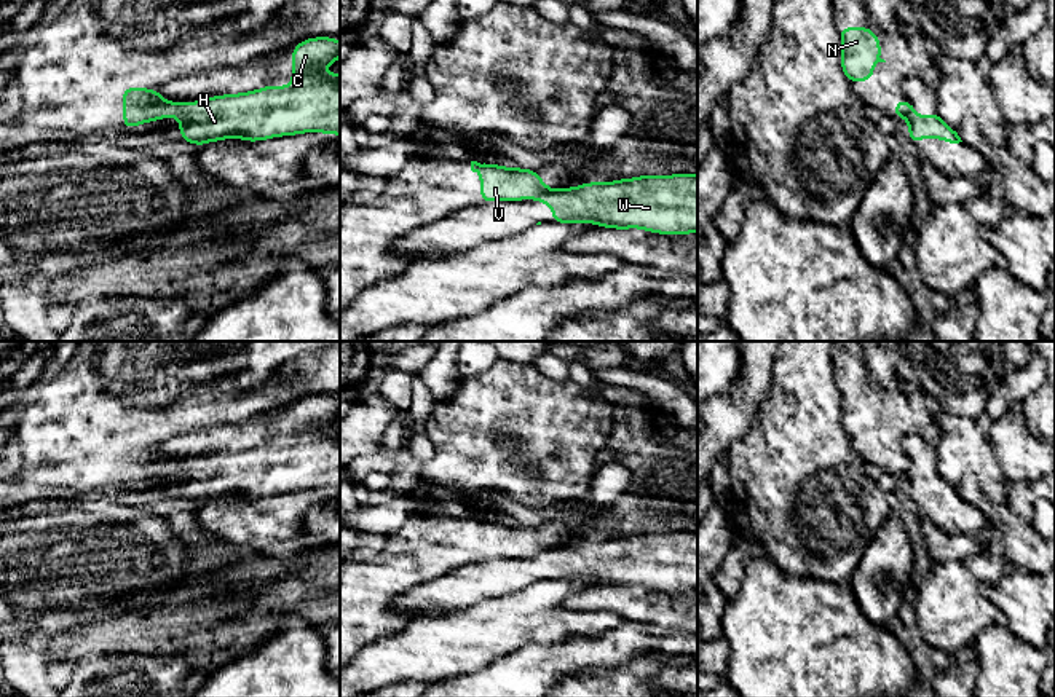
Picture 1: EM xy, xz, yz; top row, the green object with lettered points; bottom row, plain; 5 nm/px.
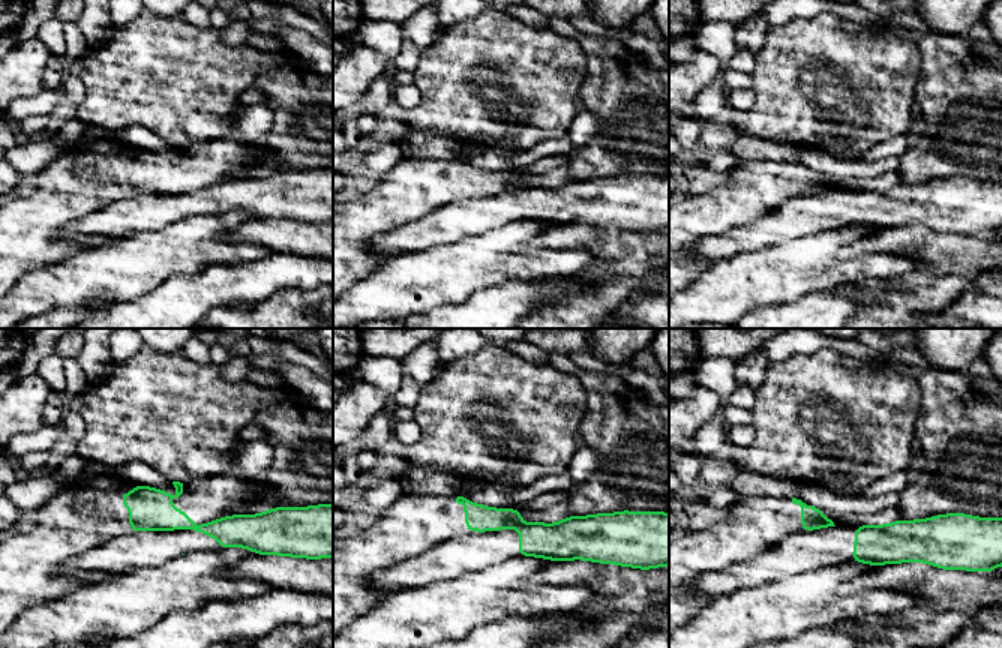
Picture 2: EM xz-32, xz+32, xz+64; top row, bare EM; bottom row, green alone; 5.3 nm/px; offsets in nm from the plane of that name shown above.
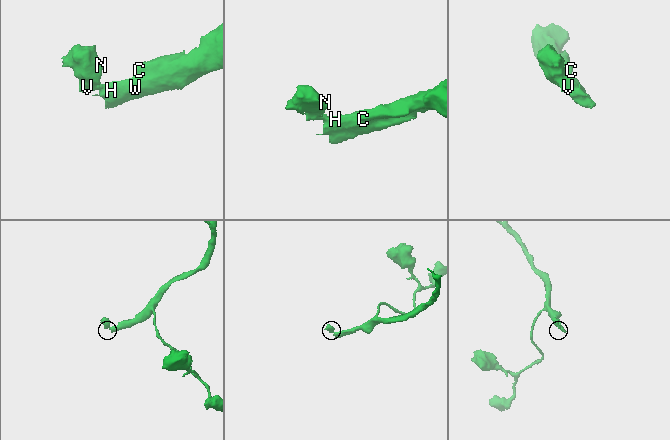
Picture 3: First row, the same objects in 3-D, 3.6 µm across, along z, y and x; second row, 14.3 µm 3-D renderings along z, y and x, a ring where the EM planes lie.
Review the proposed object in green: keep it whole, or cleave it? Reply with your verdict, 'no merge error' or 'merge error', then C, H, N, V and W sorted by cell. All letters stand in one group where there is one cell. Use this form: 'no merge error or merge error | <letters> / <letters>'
merge error | C H W / N V

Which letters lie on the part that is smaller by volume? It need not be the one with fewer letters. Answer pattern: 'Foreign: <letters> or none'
Foreign: N, V

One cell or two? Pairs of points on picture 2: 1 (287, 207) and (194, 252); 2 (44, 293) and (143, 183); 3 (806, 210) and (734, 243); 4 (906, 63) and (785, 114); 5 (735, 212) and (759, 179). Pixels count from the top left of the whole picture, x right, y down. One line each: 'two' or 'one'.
1: two
2: two
3: one
4: one
5: one

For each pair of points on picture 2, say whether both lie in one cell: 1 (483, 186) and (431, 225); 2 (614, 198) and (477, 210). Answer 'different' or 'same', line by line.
1: different
2: same

